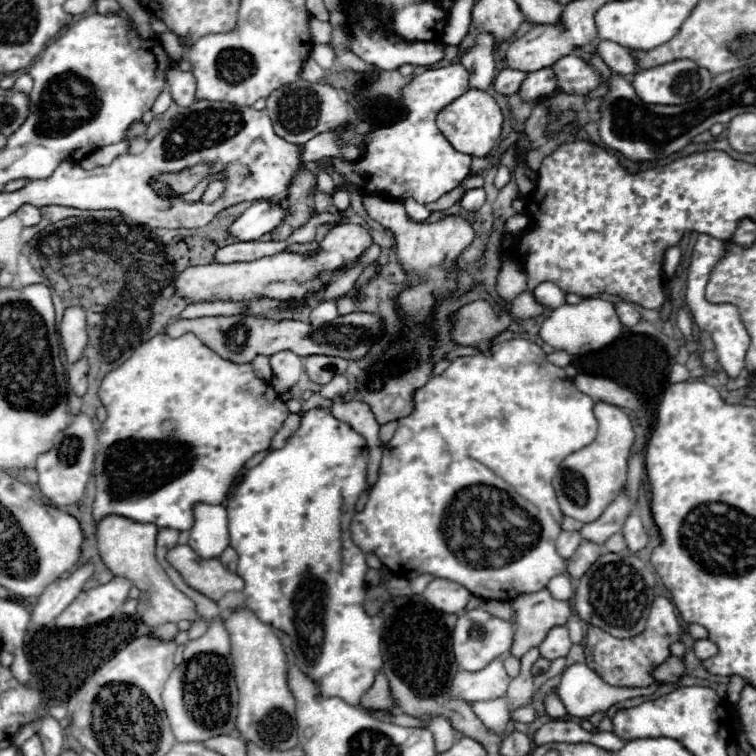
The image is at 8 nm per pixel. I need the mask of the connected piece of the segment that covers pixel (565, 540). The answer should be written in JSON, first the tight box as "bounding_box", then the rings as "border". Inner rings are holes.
{"bounding_box":[557,532,581,558],"border":[[[561,532],[559,538],[557,538],[557,552],[563,556],[563,558],[571,558],[573,552],[577,550],[577,546],[581,544],[581,534],[579,532]]]}

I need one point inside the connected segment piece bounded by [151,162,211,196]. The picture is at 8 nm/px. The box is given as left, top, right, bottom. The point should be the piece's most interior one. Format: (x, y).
(171, 183)

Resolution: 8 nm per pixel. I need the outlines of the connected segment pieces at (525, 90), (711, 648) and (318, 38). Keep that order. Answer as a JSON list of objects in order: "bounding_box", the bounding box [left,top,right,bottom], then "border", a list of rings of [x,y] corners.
[{"bounding_box":[519,66,557,102],"border":[[[549,66],[549,68],[529,72],[525,82],[521,84],[519,94],[521,94],[521,98],[535,102],[541,96],[549,96],[555,88],[557,88],[557,76],[555,76],[553,68]]]},{"bounding_box":[693,640,717,660],"border":[[[695,640],[693,652],[695,652],[695,656],[699,660],[707,660],[707,658],[711,658],[711,656],[717,654],[717,646],[711,640]]]},{"bounding_box":[309,18,335,48],"border":[[[313,18],[311,24],[309,24],[309,32],[311,32],[311,40],[313,40],[313,44],[329,44],[331,48],[335,48],[335,44],[333,44],[333,36],[331,36],[333,28],[331,28],[329,22],[321,22],[321,20]]]}]

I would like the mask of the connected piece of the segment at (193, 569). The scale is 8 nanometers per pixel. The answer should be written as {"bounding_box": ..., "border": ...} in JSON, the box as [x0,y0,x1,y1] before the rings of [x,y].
{"bounding_box":[165,544,243,602],"border":[[[187,544],[173,546],[165,558],[193,590],[215,602],[221,600],[227,592],[239,592],[243,588],[243,580],[229,572],[217,558],[205,560]]]}

